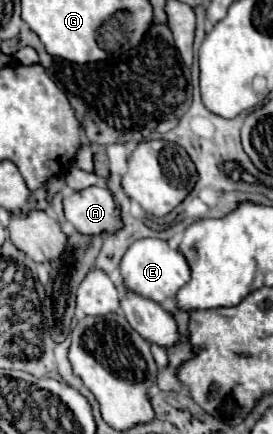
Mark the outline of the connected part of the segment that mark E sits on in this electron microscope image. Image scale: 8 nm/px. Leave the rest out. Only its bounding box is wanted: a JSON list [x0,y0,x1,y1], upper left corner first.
[120,238,190,304]

